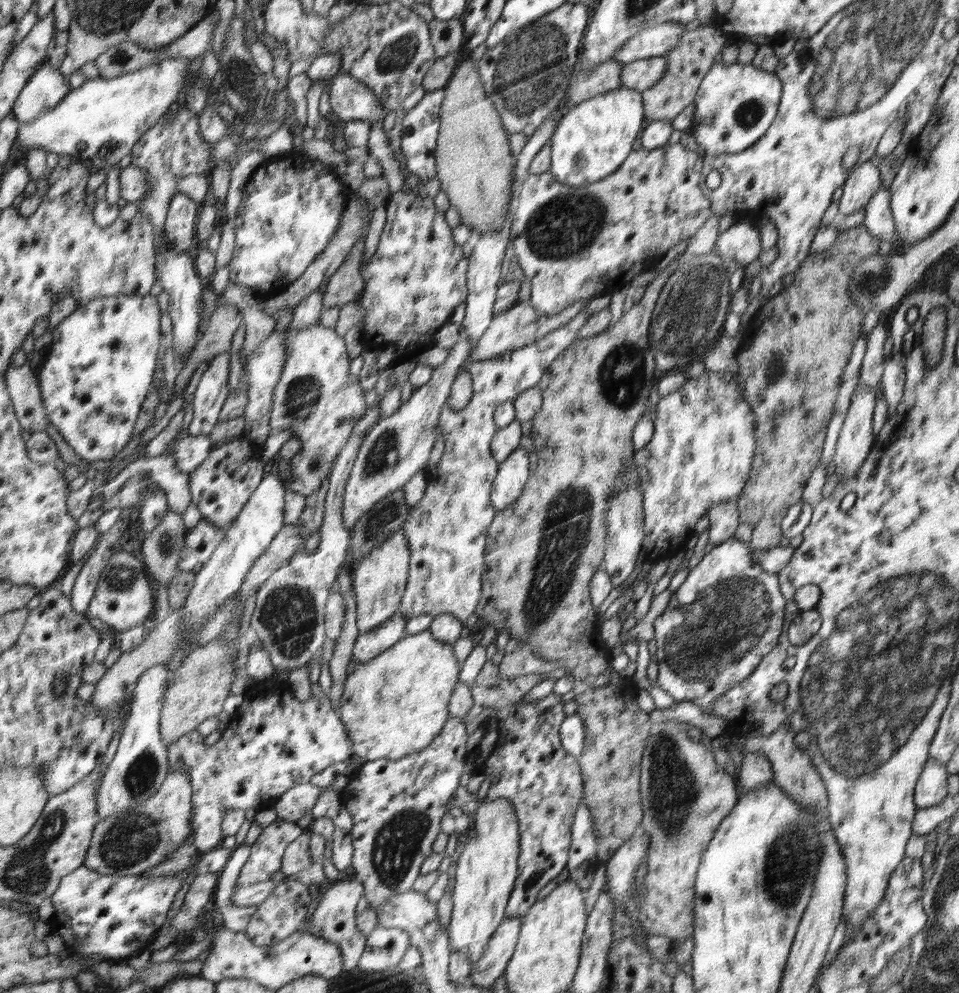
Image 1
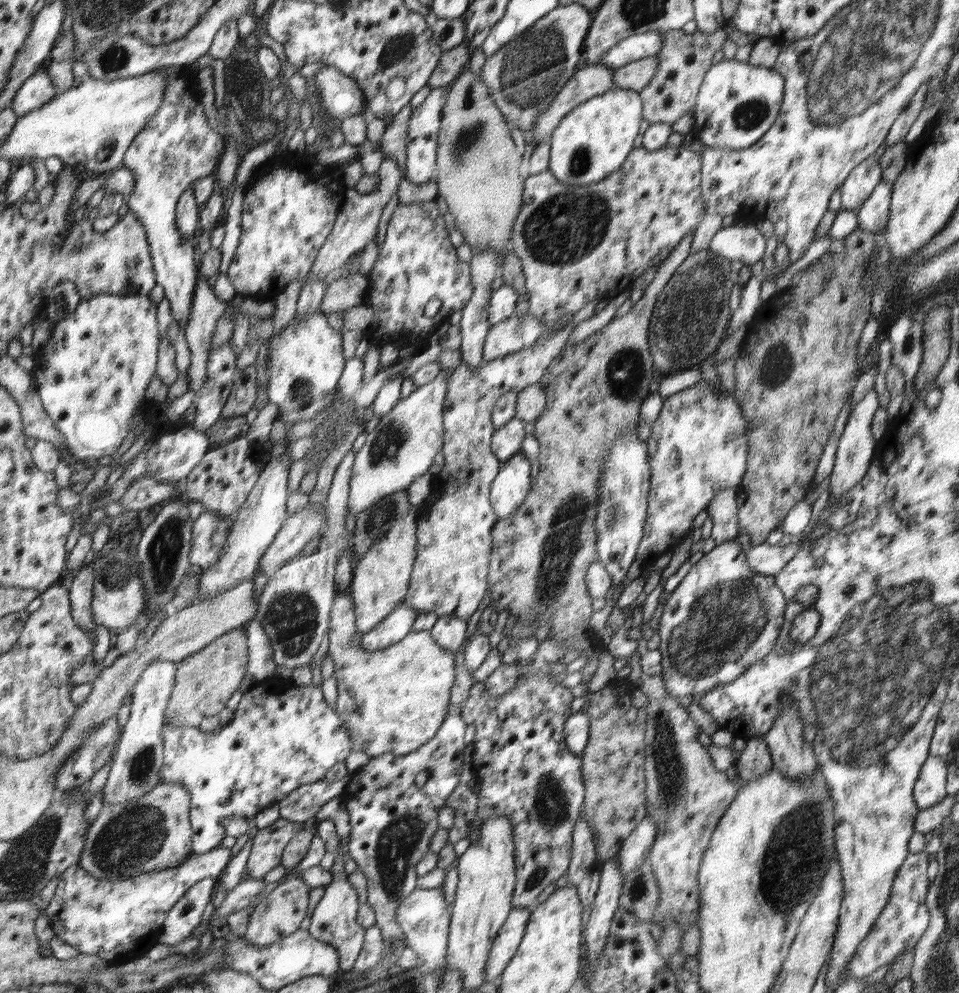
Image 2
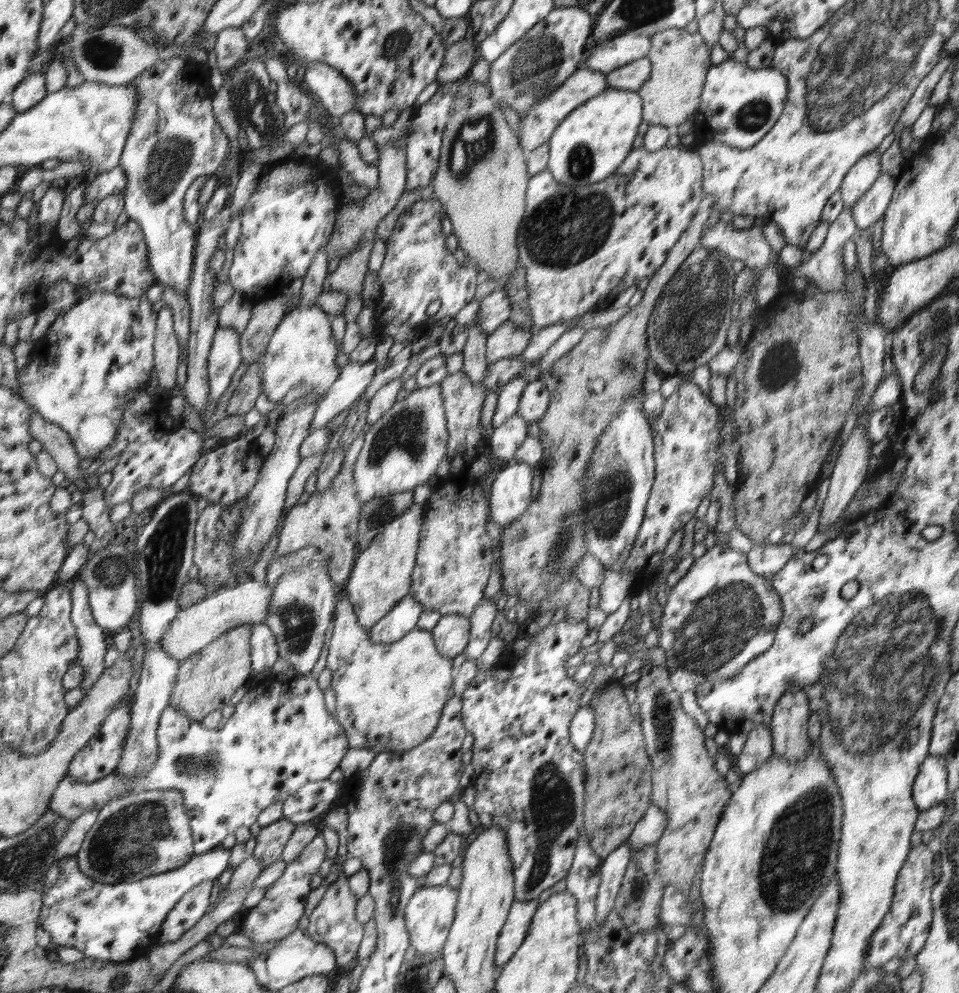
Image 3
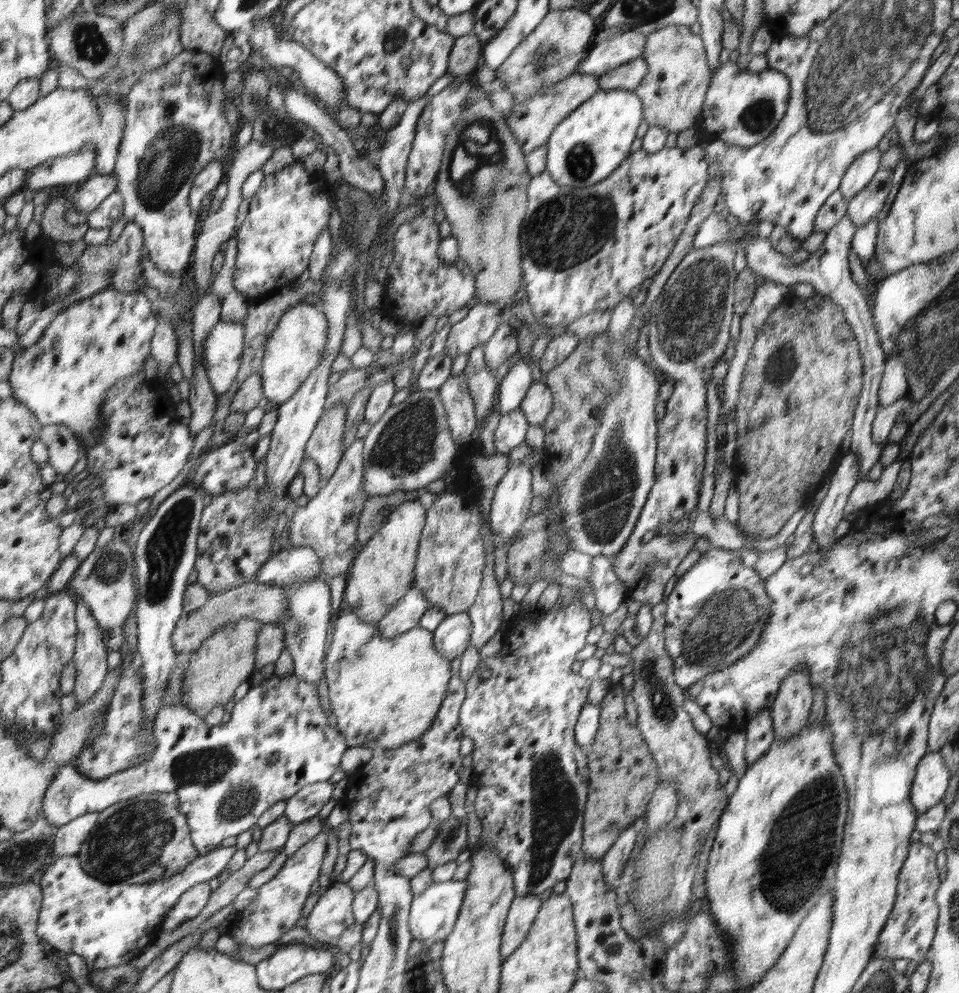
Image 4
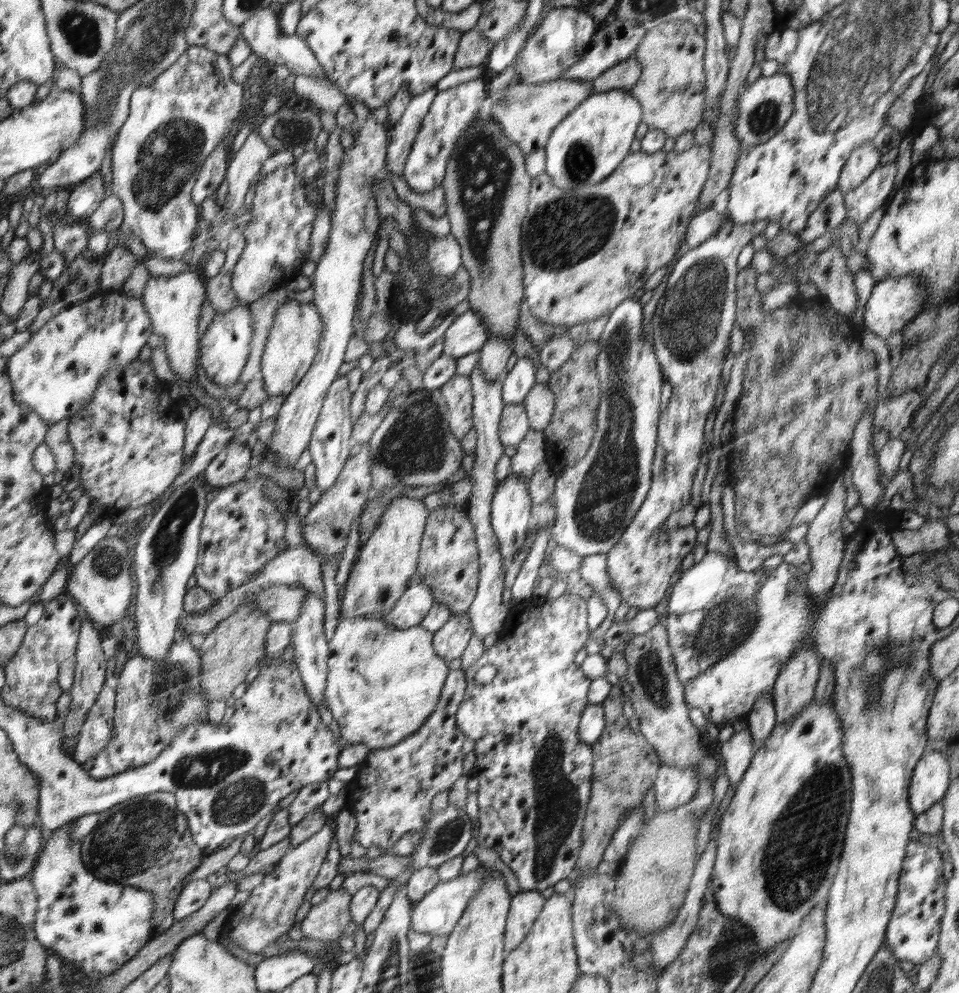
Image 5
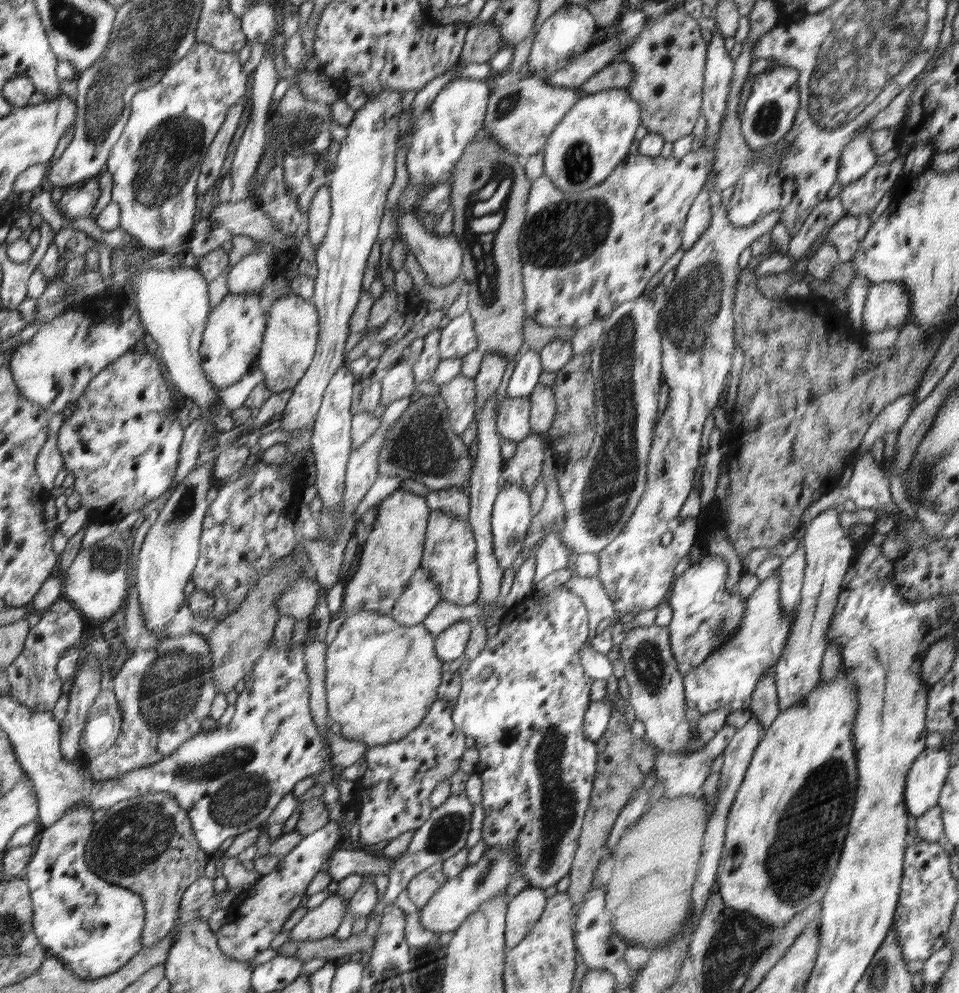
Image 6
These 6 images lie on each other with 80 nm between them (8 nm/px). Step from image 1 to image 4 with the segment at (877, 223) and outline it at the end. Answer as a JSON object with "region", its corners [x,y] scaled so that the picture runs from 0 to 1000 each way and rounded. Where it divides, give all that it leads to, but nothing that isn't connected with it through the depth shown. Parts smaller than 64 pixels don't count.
{"region":[[[917,169],[899,194],[883,203],[883,217],[893,230],[910,222],[924,207],[924,200],[930,189],[930,176],[931,172],[927,169]]]}

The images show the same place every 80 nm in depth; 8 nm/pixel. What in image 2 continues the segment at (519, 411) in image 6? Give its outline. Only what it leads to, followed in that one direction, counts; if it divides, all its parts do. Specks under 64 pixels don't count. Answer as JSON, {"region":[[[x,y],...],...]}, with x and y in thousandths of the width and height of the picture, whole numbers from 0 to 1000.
{"region":[[[536,420],[521,433],[517,432],[513,441],[513,455],[523,467],[540,456],[547,442],[547,425]]]}

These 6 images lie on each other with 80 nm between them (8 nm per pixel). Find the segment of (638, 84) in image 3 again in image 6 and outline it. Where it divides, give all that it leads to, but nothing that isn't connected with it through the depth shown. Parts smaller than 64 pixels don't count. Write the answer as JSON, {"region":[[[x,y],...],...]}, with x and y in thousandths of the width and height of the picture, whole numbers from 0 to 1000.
{"region":[[[640,61],[621,74],[617,80],[611,81],[607,90],[614,96],[635,90],[653,90],[659,80],[659,66],[653,61]]]}

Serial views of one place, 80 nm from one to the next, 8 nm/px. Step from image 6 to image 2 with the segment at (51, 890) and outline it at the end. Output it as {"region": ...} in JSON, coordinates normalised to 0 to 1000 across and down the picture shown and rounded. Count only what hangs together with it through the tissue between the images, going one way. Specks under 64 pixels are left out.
{"region":[[[227,852],[208,861],[200,860],[185,873],[126,887],[102,886],[78,871],[62,882],[47,921],[58,945],[78,953],[86,961],[100,962],[109,970],[117,970],[117,965],[140,961],[154,941],[173,930],[178,914],[208,886],[229,884],[243,861],[243,856]]]}

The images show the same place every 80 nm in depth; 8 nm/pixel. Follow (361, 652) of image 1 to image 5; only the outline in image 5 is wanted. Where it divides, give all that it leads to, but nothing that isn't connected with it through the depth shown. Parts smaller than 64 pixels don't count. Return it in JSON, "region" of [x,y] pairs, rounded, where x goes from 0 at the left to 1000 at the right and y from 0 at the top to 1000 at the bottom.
{"region":[[[434,576],[424,595],[421,595],[413,611],[409,612],[399,624],[412,632],[430,632],[439,629],[453,607],[454,601],[449,590],[442,588],[441,582]]]}

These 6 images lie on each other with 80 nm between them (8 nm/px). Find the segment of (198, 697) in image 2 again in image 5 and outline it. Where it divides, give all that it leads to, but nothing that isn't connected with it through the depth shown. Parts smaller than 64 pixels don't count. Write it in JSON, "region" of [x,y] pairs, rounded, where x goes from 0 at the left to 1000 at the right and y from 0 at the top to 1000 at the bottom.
{"region":[[[263,606],[248,611],[246,616],[215,639],[208,657],[211,657],[212,693],[213,698],[217,699],[216,709],[238,705],[242,695],[250,687],[255,687],[257,679],[261,679],[261,675],[265,675],[275,661],[276,640],[284,627],[279,618],[273,617]]]}

